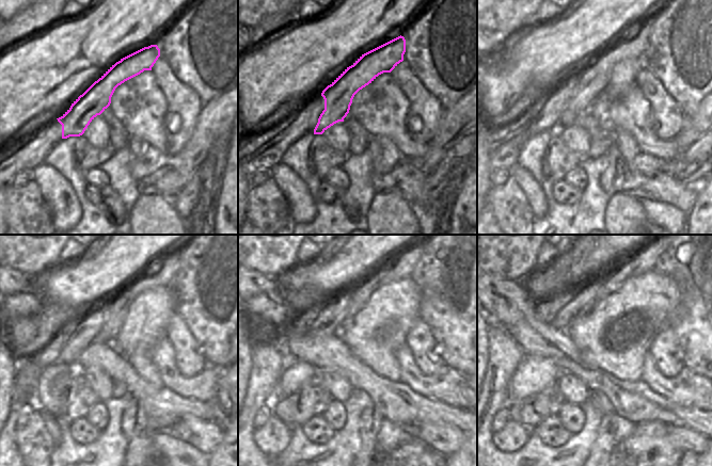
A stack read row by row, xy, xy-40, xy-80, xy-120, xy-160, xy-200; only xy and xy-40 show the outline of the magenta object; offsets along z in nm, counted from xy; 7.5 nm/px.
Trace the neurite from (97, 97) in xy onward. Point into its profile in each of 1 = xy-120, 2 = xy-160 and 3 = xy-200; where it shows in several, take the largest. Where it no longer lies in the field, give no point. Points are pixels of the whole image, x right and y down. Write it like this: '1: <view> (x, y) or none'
1: xy-120 (115, 311)
2: xy-160 (401, 269)
3: xy-200 (645, 259)

